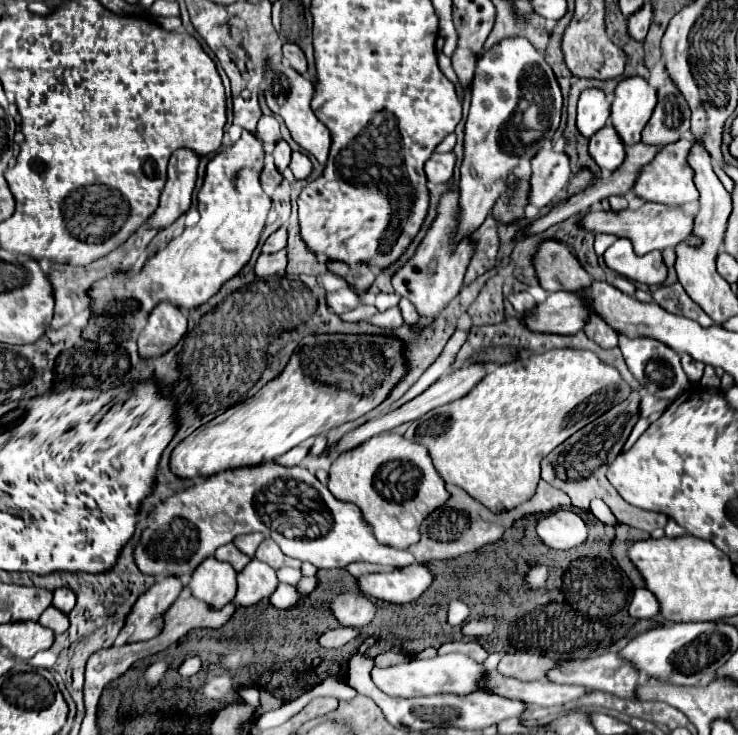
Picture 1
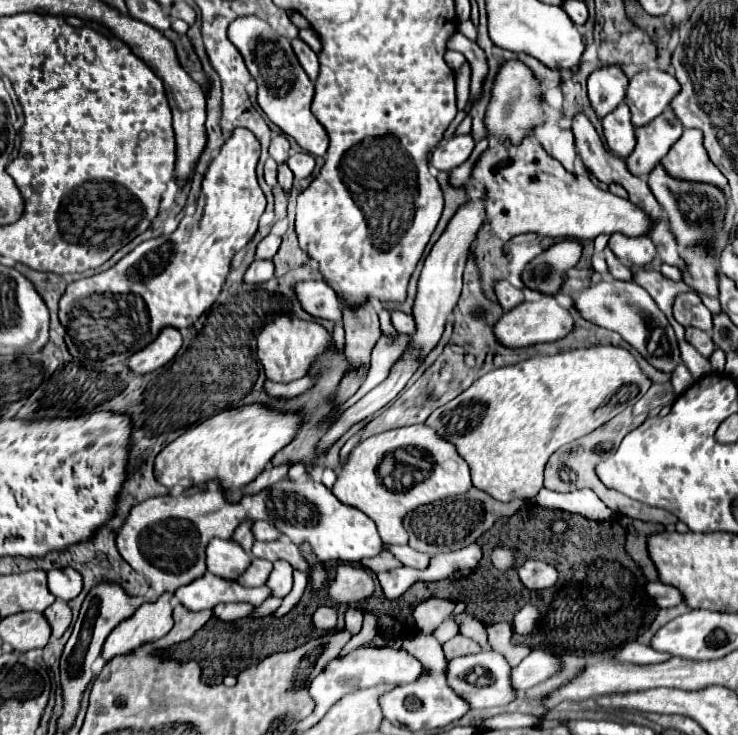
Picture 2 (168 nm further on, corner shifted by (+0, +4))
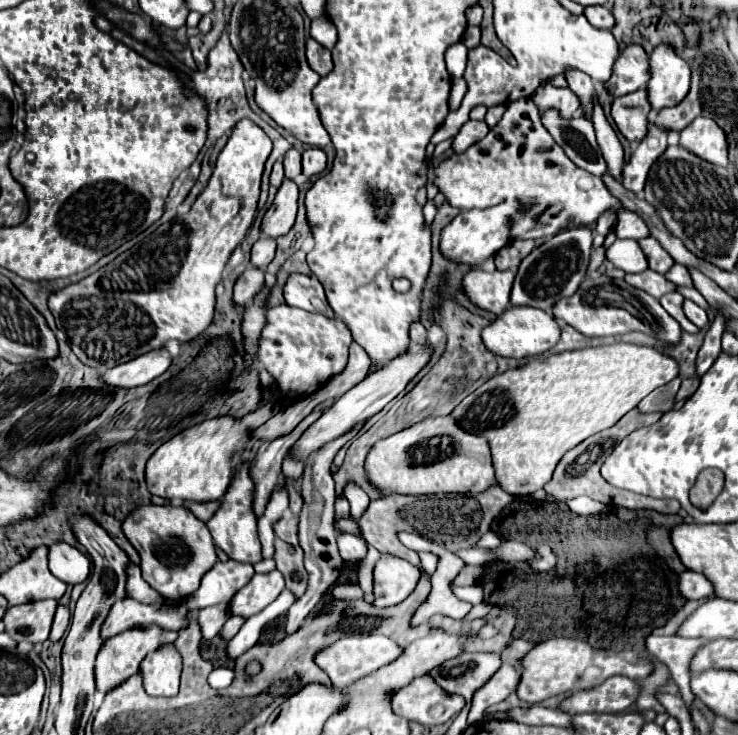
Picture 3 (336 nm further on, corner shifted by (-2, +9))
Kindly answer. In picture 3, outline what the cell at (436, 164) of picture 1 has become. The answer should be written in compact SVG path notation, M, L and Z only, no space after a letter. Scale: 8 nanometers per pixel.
M469 120L461 126L459 134L453 138L453 144L451 144L451 150L453 154L461 154L465 152L469 146L477 144L481 138L485 138L489 132L487 124L485 122L475 122L475 120Z

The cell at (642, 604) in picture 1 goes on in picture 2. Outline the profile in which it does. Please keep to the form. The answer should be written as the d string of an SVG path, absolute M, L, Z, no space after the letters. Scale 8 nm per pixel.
M661 581L649 583L647 585L647 593L657 603L657 607L675 607L675 605L683 603L683 595L679 595L677 587L665 585Z

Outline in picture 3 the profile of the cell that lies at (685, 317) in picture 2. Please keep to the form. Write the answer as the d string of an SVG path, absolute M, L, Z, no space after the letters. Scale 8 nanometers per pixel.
M685 300L685 302L683 302L683 312L685 312L685 316L687 316L695 326L699 326L701 330L709 324L707 312L705 312L703 308L699 308L693 300Z

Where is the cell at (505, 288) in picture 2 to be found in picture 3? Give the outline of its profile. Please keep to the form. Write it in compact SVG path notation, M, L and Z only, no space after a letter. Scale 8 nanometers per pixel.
M473 268L465 274L463 288L477 306L481 306L493 314L501 314L509 306L513 278L515 276L509 270L485 272L481 268Z

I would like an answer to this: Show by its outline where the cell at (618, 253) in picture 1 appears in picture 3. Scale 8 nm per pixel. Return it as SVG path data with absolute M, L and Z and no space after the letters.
M623 210L617 216L617 226L615 226L615 234L617 238L631 238L631 240L641 240L649 236L649 230L645 226L645 222L629 210Z

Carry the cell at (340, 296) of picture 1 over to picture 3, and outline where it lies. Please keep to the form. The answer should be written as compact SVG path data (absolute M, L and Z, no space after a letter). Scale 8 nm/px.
M291 274L285 288L283 288L285 300L289 306L307 310L307 312L319 312L327 318L335 318L321 282L317 282L315 276L305 276L305 274Z

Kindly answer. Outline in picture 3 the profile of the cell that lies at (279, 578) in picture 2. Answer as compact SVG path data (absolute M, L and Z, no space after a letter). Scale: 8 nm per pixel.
M279 570L267 574L255 574L251 582L241 588L231 600L231 612L239 616L253 616L269 606L285 590L285 578Z

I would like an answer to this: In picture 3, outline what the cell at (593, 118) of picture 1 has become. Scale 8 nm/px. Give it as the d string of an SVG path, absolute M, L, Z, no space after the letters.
M631 44L625 50L621 50L621 54L613 64L613 74L607 82L603 82L603 86L613 98L619 98L623 94L643 88L647 80L649 80L649 56L641 46Z

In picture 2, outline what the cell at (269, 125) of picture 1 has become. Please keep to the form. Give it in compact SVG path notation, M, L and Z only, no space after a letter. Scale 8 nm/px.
M273 133L269 153L271 153L271 157L273 157L277 163L285 163L285 161L289 159L289 143L287 143L287 139L285 139L283 135Z

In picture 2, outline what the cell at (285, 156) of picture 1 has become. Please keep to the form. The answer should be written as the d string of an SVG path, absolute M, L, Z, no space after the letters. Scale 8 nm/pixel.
M287 163L279 165L279 185L281 185L281 189L283 189L285 193L291 191L291 185L293 185L293 173L291 173L291 169L287 167Z

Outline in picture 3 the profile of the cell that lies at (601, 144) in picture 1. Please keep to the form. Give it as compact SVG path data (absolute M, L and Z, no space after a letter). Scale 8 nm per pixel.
M645 88L635 90L633 94L615 98L613 108L611 108L611 116L617 124L617 130L629 142L641 142L641 138L647 134L647 114L649 112L651 112L651 106L645 98Z

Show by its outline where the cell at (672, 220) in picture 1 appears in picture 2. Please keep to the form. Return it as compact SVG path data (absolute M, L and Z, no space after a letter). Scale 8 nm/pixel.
M523 139L519 147L511 147L511 143L503 143L503 147L489 147L479 161L471 169L471 185L465 185L465 193L469 201L483 201L485 203L485 215L489 221L499 221L509 237L521 235L521 233L537 233L541 237L571 237L571 239L595 239L601 233L613 235L647 235L651 219L645 215L639 207L635 207L629 199L615 197L609 191L599 189L585 173L569 173L565 167L547 155L543 147L539 147L539 141Z

